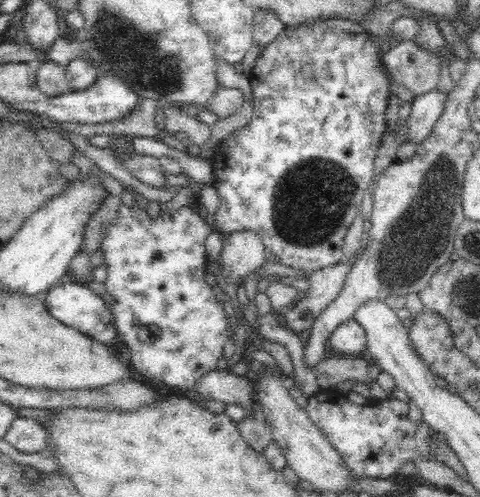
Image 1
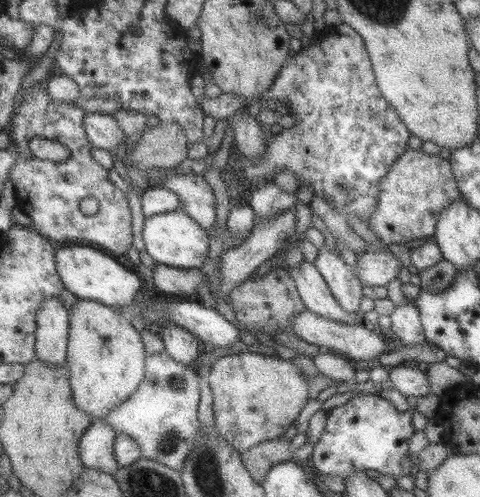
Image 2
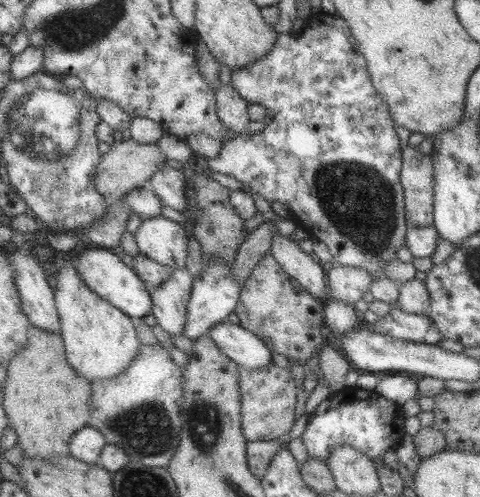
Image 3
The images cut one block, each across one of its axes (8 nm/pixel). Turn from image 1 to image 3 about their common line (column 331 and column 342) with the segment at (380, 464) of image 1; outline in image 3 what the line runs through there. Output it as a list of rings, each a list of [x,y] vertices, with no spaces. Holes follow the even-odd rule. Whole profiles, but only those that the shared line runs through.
[[[345,386],[341,392],[331,394],[315,408],[315,412],[307,420],[301,440],[307,450],[307,456],[319,458],[323,462],[339,444],[349,444],[373,460],[375,456],[383,458],[387,450],[391,448],[395,450],[399,446],[401,436],[405,434],[403,422],[405,422],[405,416],[401,406],[395,406],[393,402],[385,400],[373,390],[365,392],[365,390],[355,390]]]

